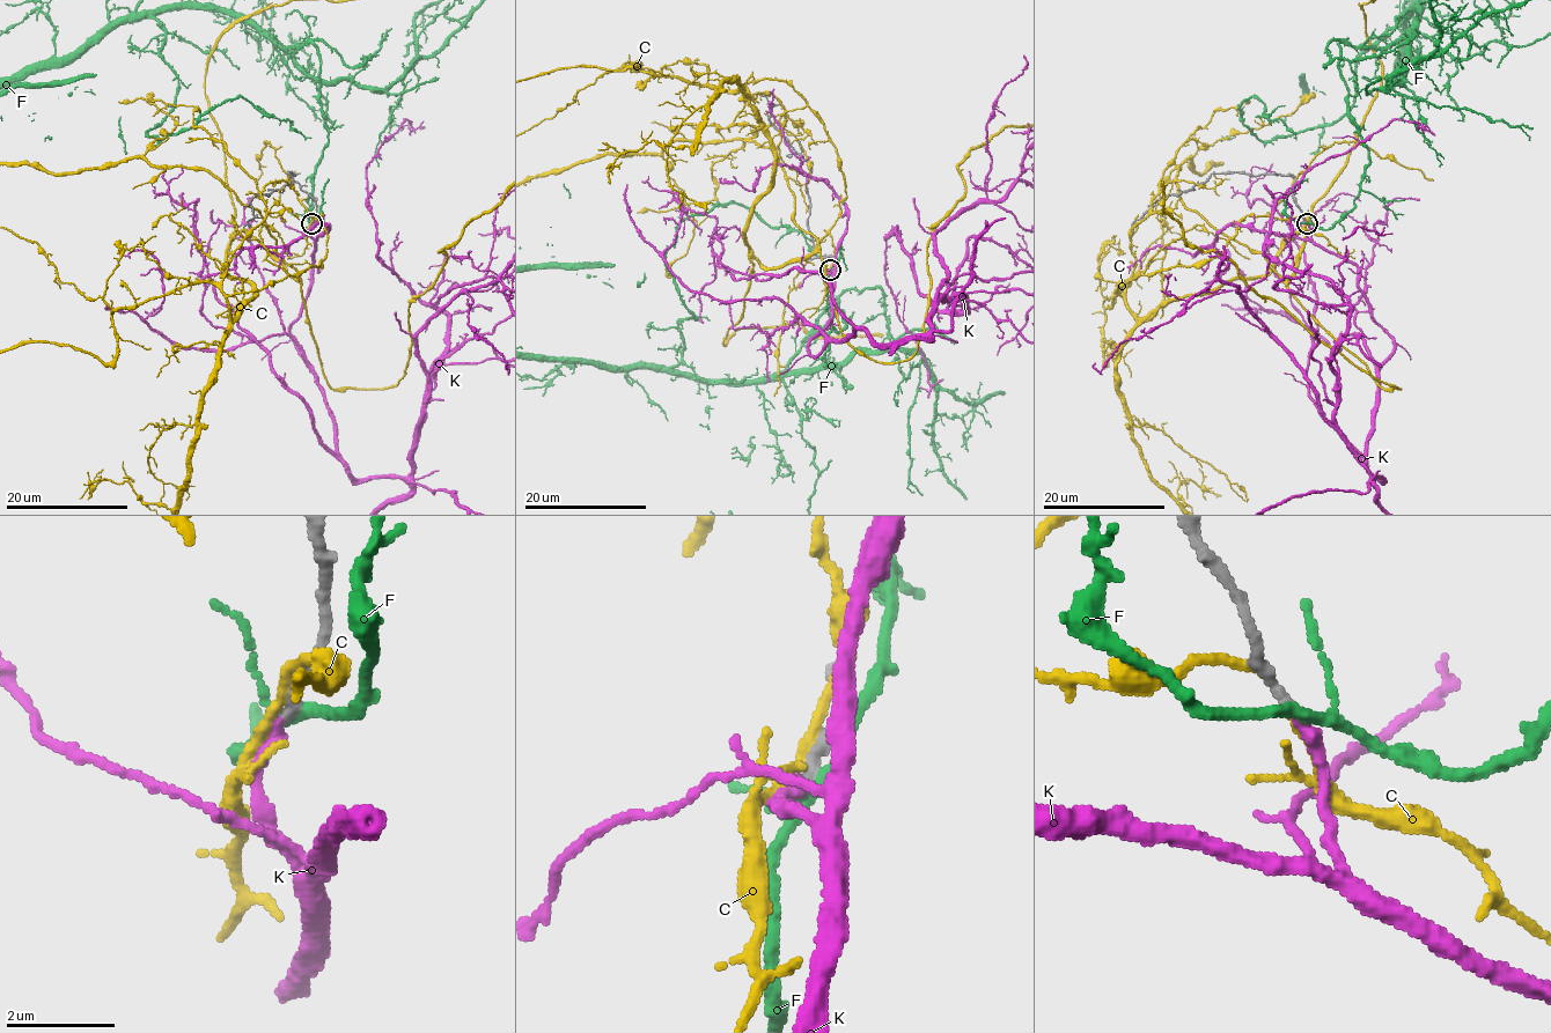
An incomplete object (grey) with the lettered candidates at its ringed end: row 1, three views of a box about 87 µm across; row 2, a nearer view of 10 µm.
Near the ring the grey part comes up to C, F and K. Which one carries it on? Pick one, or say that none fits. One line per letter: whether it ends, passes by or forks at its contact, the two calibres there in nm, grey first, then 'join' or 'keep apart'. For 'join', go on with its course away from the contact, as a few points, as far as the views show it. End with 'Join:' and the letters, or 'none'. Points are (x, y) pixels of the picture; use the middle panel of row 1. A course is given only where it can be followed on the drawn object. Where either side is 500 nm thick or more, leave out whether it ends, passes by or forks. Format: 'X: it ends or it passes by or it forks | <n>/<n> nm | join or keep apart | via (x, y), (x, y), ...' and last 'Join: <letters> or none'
C: it passes by | 280/200 nm | keep apart
F: it forks | 220/190 nm | keep apart
K: it ends | 200/260 nm | join
Join: K

